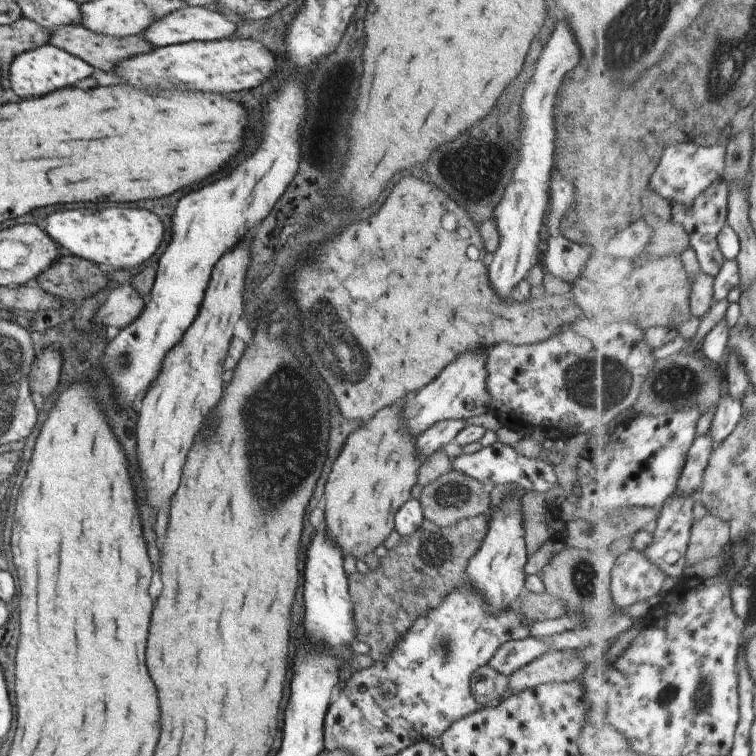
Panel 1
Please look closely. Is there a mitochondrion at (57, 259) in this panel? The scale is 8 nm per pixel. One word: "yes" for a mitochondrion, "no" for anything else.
no

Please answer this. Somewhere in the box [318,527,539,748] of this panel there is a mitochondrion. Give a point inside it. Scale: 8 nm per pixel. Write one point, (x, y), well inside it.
(435, 549)

